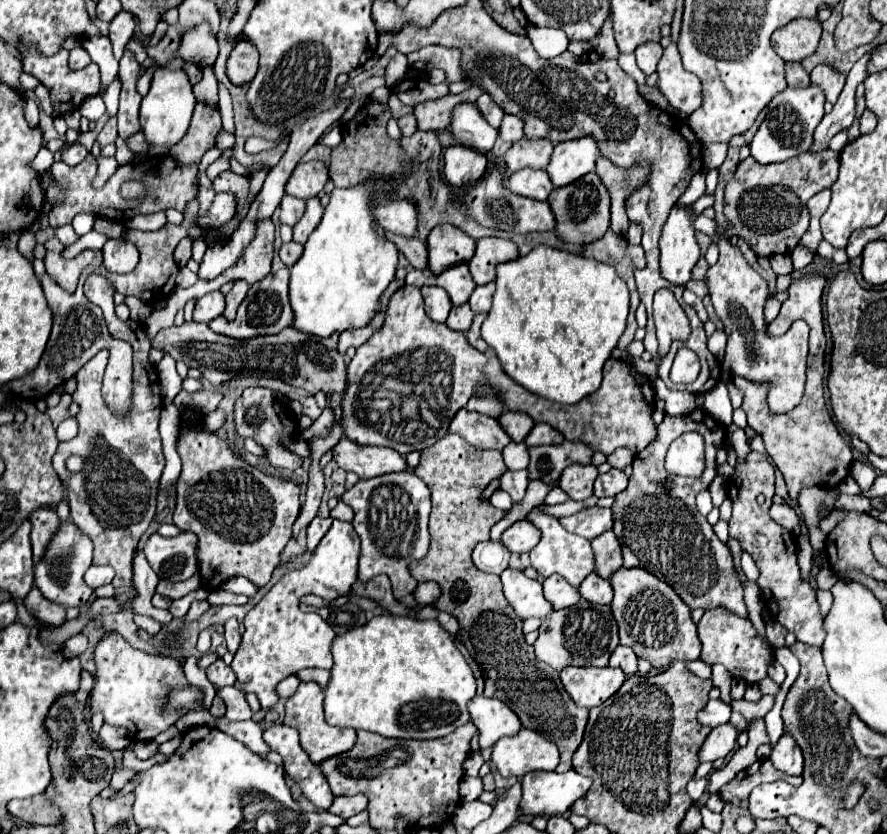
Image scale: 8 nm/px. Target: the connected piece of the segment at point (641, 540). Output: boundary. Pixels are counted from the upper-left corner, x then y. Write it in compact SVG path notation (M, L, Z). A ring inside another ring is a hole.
M704 411L700 421L692 417L694 415L664 415L664 421L656 427L656 439L634 457L634 473L630 483L616 495L612 505L614 533L622 545L624 567L642 567L666 581L690 609L724 607L734 615L746 617L748 613L742 599L742 583L734 571L732 555L696 507L696 495L716 477L716 453L726 441L726 429ZM684 431L698 431L706 439L706 473L698 479L676 477L664 471L666 451Z

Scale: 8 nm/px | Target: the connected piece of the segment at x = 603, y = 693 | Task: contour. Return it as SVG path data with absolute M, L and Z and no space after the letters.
M564 667L560 671L560 679L578 707L592 709L614 695L626 681L626 675L622 669L612 667Z

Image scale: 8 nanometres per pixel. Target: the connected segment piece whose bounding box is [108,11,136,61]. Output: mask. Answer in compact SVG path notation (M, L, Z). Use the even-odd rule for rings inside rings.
M120 11L116 15L116 19L112 19L112 23L110 23L110 35L108 37L112 41L113 55L118 61L122 58L124 47L134 33L134 27L136 27L136 19L128 11Z

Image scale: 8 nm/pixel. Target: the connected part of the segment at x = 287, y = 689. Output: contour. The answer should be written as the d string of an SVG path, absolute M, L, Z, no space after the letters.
M296 675L286 677L284 681L280 681L280 683L278 683L278 695L280 695L280 699L288 699L288 697L292 697L292 695L296 693L298 685L300 685L300 679L298 679Z

